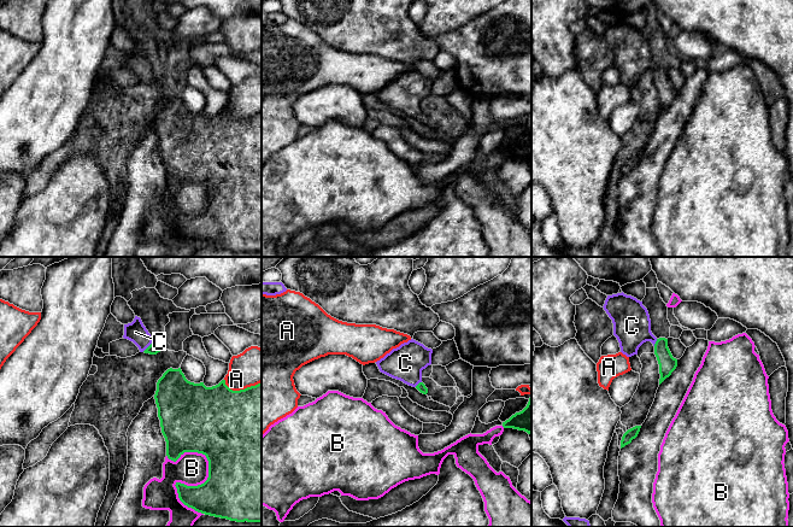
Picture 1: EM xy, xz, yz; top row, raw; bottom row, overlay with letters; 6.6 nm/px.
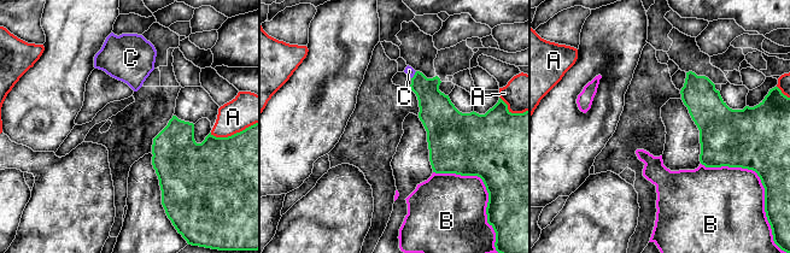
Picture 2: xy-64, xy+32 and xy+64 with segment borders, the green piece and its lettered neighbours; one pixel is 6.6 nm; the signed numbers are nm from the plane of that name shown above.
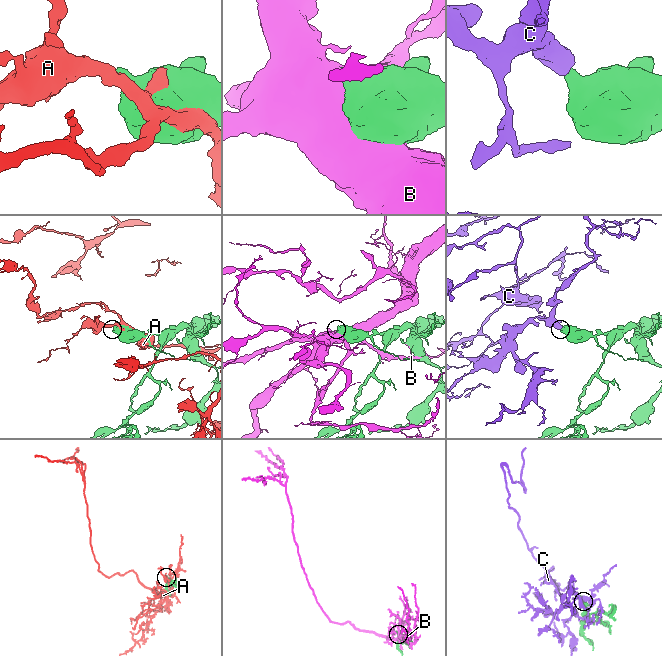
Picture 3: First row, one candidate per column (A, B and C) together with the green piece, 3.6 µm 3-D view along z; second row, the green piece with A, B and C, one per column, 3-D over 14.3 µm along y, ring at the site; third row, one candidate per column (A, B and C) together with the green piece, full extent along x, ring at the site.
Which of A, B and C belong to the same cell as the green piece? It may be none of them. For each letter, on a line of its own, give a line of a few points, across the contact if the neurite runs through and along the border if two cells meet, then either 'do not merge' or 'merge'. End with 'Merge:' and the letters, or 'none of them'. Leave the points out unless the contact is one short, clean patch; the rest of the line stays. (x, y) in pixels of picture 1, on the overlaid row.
A: do not merge
B: do not merge
C: line xy (152, 349), (147, 347), (135, 332); merge
Merge: C

